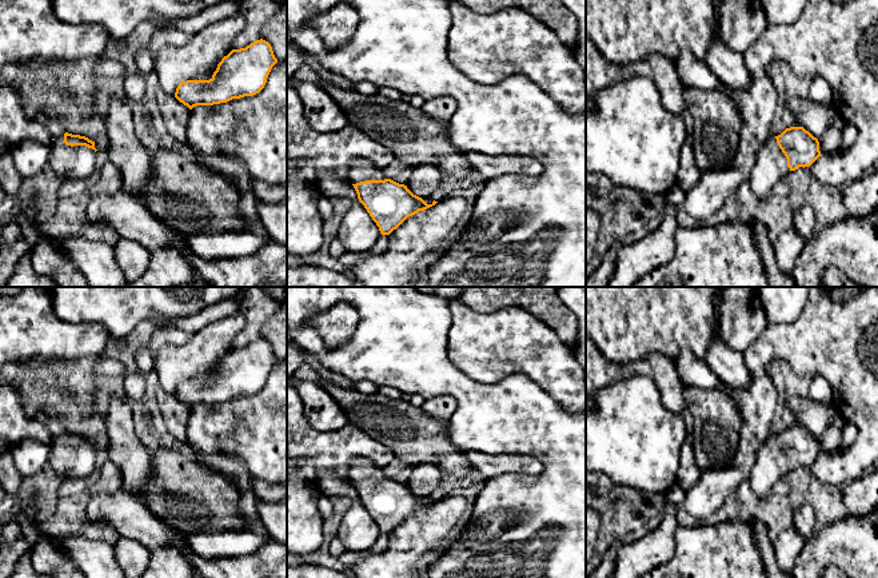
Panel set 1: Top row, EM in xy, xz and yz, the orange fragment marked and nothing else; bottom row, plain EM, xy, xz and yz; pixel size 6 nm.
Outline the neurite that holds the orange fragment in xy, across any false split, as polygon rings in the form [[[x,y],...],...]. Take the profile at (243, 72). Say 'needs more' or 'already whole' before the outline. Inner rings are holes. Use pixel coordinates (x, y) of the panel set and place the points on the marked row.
already whole | [[[260,39],[246,48],[232,49],[217,64],[209,80],[179,83],[175,97],[192,109],[259,93],[278,63],[272,47]]]

